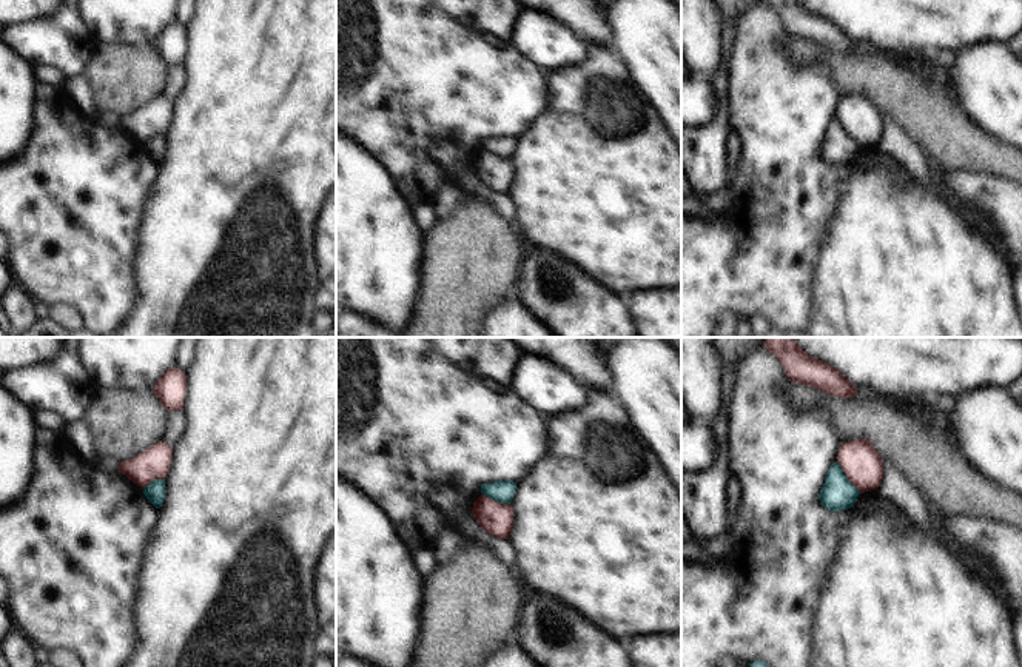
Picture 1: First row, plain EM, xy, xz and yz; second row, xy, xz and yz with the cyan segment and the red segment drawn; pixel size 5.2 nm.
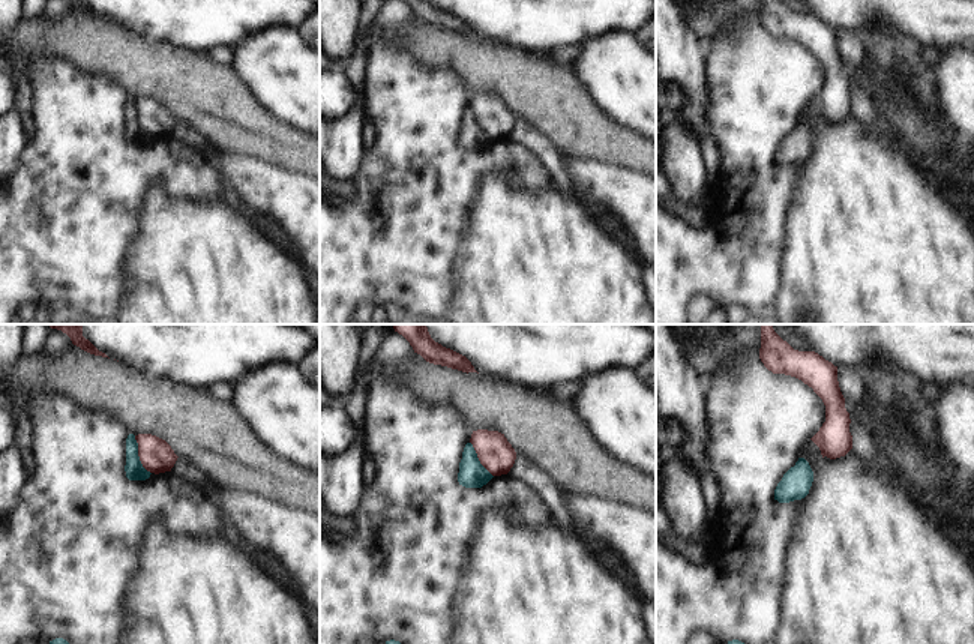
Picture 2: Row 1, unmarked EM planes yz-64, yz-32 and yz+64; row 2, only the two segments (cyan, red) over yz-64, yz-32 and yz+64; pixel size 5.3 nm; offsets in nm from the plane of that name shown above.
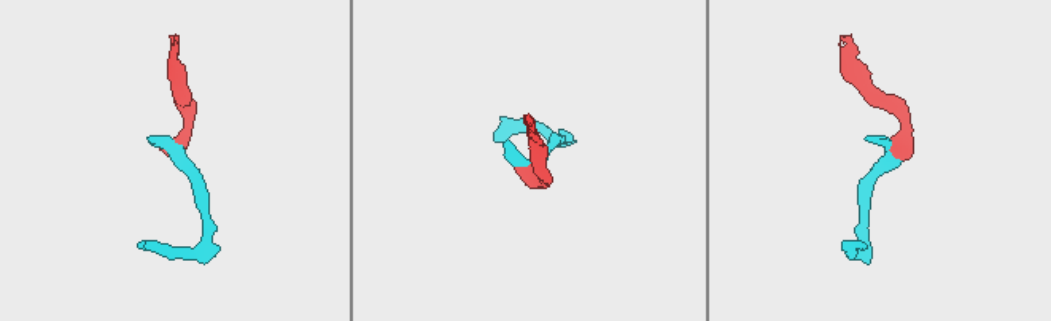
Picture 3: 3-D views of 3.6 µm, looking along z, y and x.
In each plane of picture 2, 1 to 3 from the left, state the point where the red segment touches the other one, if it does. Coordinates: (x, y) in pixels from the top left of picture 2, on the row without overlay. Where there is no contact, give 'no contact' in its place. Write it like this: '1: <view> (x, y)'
1: yz-64 (137, 119)
2: yz-32 (477, 123)
3: no contact

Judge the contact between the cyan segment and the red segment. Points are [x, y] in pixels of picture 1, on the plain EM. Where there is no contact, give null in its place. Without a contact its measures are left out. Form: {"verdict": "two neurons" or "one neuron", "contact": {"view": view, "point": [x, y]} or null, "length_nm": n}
{"verdict": "two neurons", "contact": {"view": "yz", "point": [845, 131]}, "length_nm": 200}

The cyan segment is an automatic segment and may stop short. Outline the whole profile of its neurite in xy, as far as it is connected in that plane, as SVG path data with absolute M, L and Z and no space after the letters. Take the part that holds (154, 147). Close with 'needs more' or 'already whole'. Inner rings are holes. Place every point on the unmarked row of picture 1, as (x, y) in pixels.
M156 134L143 143L143 149L156 163L160 163L165 154L165 143L165 134Z | already whole

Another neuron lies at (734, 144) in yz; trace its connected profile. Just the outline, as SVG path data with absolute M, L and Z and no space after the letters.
M734 129L729 134L726 151L729 156L729 176L735 176L740 169L743 153L741 153L741 140Z

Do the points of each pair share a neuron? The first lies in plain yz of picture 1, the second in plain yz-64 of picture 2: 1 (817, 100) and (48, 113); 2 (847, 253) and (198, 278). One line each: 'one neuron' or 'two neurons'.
1: one neuron
2: one neuron

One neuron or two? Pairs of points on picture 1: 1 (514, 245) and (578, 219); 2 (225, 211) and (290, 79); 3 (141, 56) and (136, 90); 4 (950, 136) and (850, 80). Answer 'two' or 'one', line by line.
1: two
2: one
3: one
4: one

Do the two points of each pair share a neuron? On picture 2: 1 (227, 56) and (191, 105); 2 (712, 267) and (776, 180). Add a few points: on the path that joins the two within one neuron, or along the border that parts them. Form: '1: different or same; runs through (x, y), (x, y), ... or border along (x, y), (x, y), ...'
1: different; border along (204, 56), (230, 66)
2: same; runs through (733, 246), (752, 227), (755, 201)

